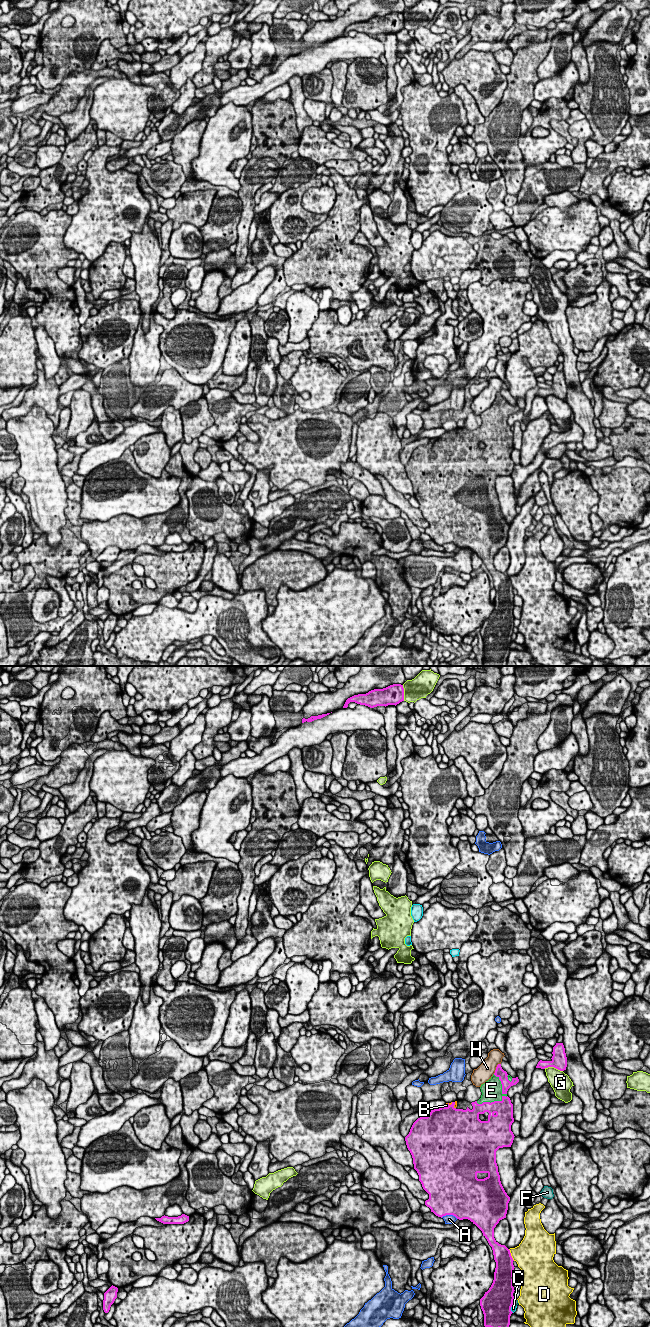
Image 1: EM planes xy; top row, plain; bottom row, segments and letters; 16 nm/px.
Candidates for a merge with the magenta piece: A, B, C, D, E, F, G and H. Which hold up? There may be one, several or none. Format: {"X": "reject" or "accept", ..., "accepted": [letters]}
{"A": "reject", "B": "accept", "C": "reject", "D": "reject", "E": "accept", "F": "reject", "G": "reject", "H": "reject", "accepted": ["B", "E"]}

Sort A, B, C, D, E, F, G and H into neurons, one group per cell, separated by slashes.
A / B E / C / D / F / G / H

